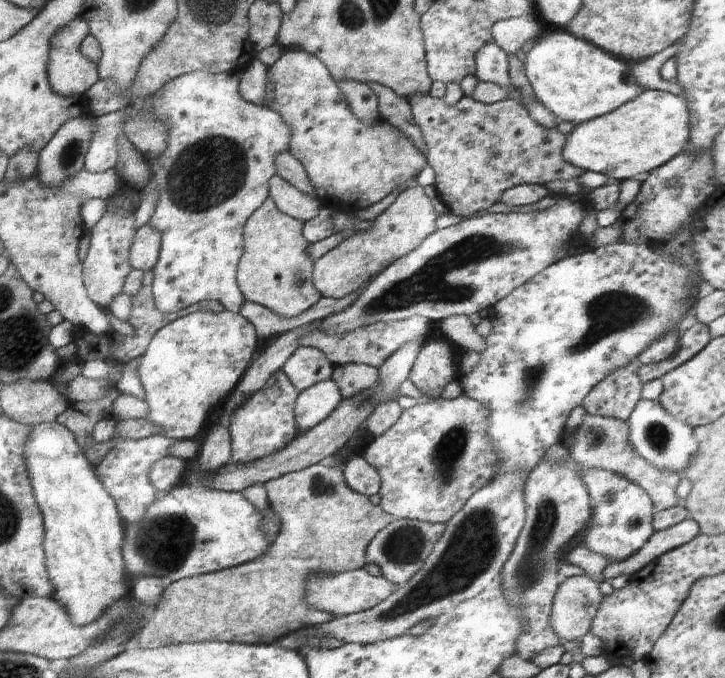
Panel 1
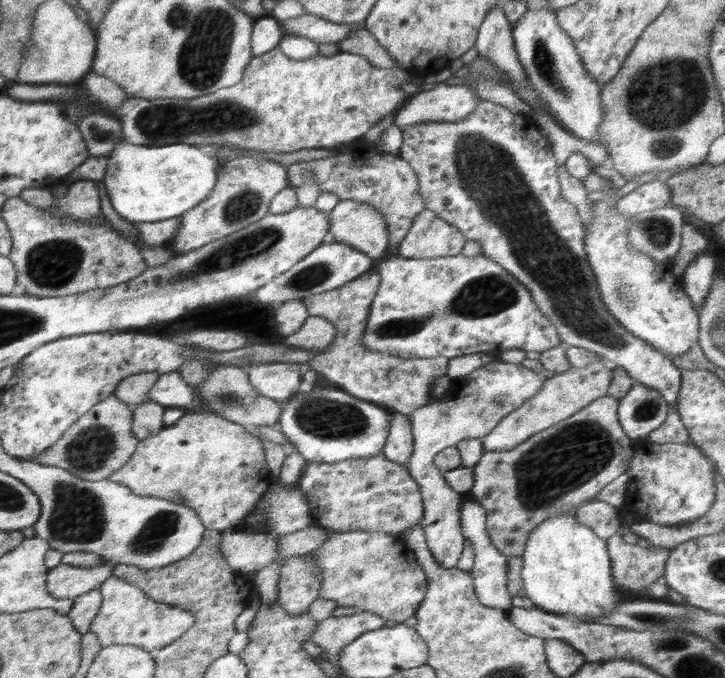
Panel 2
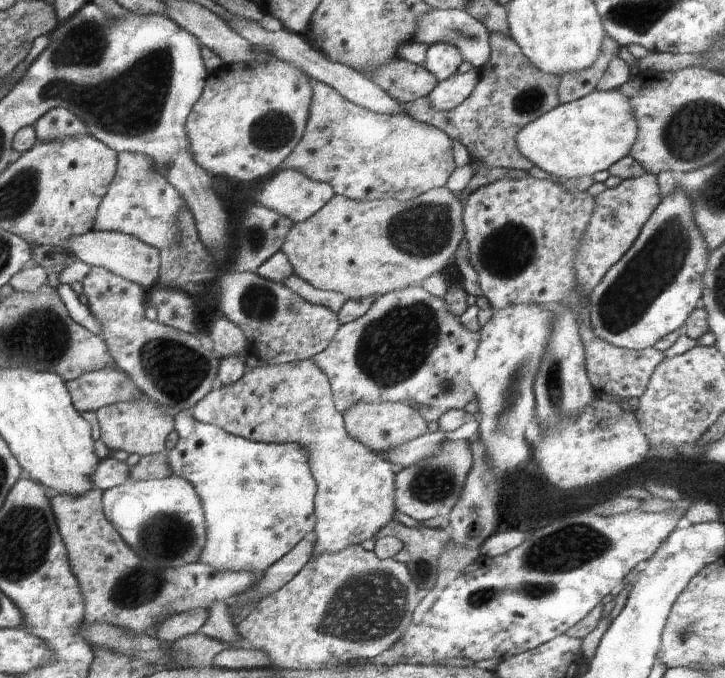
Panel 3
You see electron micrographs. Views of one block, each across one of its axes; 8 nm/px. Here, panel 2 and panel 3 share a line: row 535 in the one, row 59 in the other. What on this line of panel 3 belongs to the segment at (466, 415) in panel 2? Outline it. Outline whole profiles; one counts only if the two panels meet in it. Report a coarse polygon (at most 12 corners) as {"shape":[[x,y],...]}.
{"shape":[[453,45],[427,48],[422,65],[440,82],[462,63]]}

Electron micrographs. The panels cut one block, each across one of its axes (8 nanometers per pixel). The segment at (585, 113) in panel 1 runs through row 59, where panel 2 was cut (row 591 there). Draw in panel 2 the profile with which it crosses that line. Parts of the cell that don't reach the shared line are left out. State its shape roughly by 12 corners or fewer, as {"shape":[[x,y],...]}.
{"shape":[[548,517],[528,536],[521,578],[548,614],[594,622],[621,603],[607,541]]}

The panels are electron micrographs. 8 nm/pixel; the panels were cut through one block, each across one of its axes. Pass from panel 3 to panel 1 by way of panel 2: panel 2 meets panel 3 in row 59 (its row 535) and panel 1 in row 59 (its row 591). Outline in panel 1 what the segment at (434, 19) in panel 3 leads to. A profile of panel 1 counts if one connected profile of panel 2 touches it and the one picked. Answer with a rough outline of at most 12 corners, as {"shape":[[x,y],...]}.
{"shape":[[494,41],[476,53],[475,76],[508,90],[540,126],[557,118],[540,101],[524,98],[510,82],[508,56]]}

